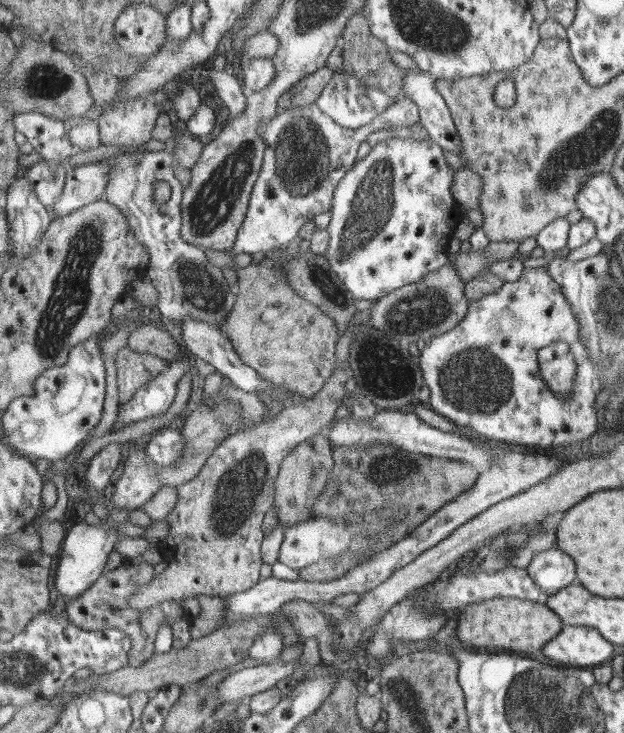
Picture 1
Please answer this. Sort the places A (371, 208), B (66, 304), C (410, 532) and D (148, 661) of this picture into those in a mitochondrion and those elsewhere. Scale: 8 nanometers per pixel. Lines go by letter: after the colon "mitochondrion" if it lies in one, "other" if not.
A: mitochondrion
B: mitochondrion
C: other
D: other

